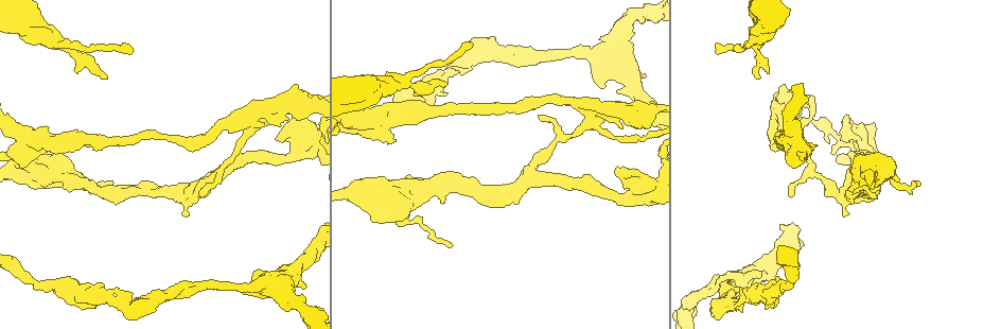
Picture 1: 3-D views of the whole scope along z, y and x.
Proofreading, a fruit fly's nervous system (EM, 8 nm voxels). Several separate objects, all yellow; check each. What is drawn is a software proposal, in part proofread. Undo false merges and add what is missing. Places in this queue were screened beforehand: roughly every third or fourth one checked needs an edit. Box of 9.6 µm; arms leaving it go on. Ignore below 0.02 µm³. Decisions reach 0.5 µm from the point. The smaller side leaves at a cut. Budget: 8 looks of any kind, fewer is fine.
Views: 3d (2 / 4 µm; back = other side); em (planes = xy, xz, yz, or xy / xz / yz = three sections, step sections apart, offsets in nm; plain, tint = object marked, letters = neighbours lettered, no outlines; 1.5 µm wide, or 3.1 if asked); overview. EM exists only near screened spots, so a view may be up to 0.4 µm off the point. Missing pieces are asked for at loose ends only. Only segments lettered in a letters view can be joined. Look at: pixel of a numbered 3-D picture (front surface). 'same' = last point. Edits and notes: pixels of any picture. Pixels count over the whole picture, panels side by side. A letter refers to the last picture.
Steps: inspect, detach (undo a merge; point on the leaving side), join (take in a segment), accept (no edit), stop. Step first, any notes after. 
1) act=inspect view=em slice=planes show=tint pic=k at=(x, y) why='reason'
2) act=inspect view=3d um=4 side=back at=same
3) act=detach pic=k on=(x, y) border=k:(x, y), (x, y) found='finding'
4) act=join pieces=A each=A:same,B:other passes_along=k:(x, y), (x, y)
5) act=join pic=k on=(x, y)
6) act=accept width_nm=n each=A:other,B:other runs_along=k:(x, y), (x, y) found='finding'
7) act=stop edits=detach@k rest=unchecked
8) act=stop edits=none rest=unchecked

act=inspect view=em slice=planes show=letters pic=1 at=(184, 216) why='an open end'

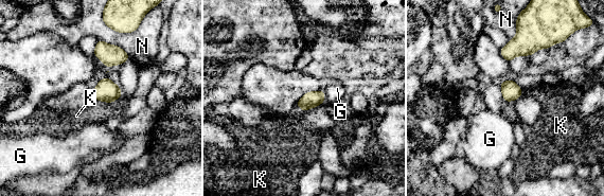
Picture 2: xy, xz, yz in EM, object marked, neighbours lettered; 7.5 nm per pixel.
act=accept each=G:other,K:other,N:other found='no lettered segment goes on from it'

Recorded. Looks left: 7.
act=inspect view=3d um=4 pic=1 at=(917, 182) why='tapers out'

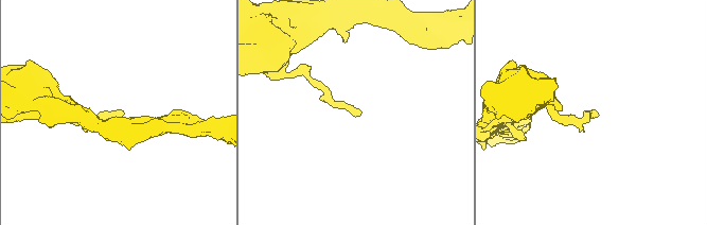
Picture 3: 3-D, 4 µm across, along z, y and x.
act=inspect view=em slice=xz step=4 show=letters pic=3 at=(596, 114)

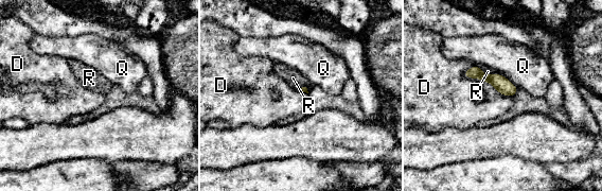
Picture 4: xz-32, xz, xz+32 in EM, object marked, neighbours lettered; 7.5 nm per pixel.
act=inspect view=em slice=xy step=8 show=letters at=same why='another direction'

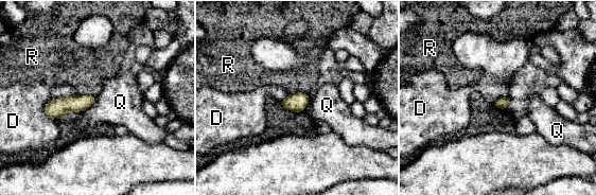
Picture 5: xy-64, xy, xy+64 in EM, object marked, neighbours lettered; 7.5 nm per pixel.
act=accept longest_contact=D:280nm each=D:other,Q:other,R:other border=5:(75, 94), (52, 99), (44, 112) found='no lettered segment goes on from it'

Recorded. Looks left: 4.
act=inspect view=em slice=yz step=8 show=letters pic=1 at=(253, 122) why='arms part here'

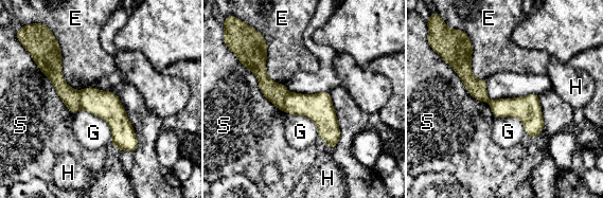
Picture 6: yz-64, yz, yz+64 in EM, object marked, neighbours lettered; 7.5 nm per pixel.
act=inspect view=em slice=planes show=letters at=same why='cut it another way'

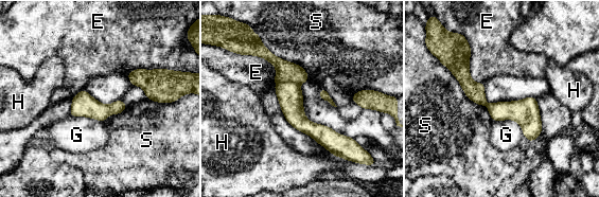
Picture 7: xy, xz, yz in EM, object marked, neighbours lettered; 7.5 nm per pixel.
act=detach pic=7 on=(285, 71) width_nm=180 each=E:other,G:other,H:other,S:other part_leaving=7:(468, 52), (463, 77), (483, 103) found='a second cell is stuck on'

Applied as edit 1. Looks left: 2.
act=stop edits=detach@7 rest=unchecked

